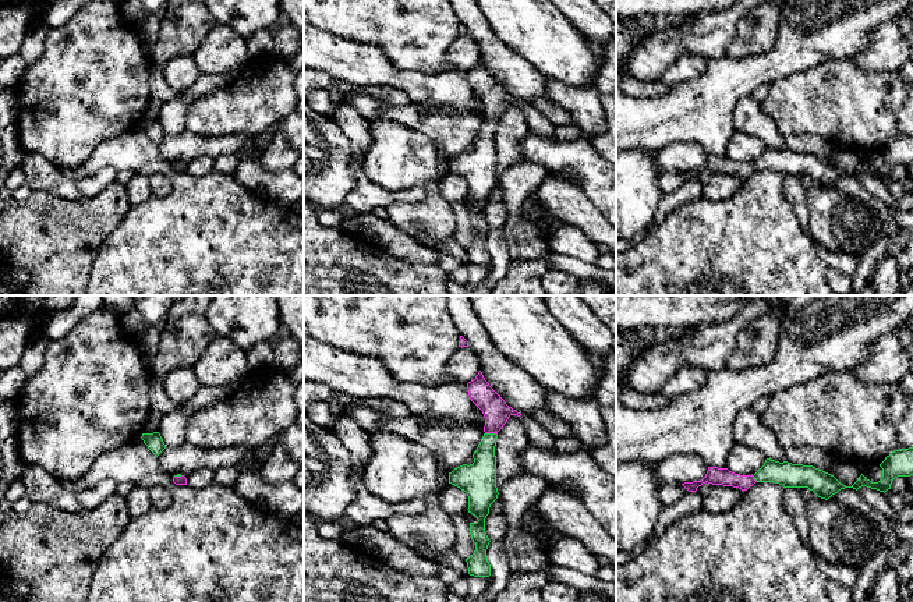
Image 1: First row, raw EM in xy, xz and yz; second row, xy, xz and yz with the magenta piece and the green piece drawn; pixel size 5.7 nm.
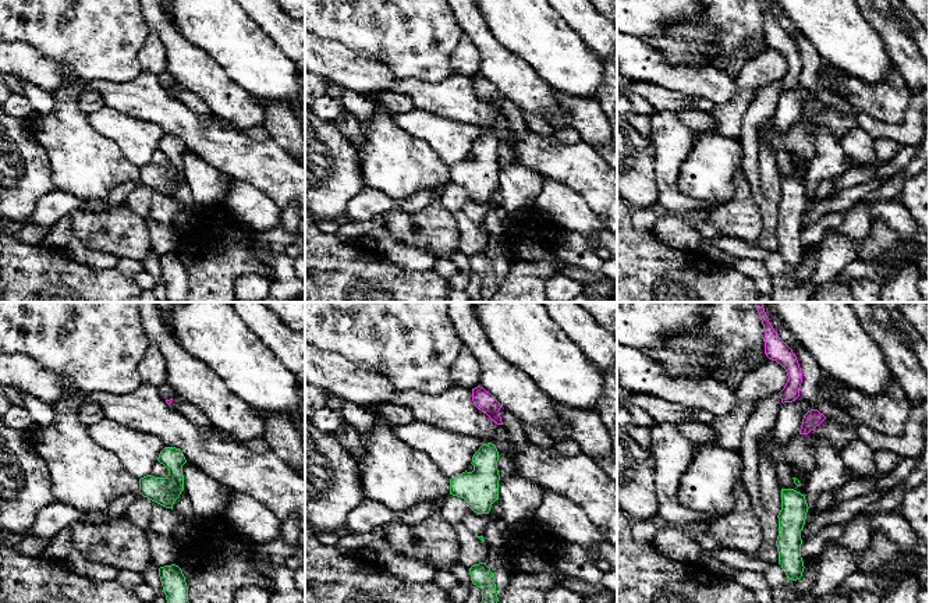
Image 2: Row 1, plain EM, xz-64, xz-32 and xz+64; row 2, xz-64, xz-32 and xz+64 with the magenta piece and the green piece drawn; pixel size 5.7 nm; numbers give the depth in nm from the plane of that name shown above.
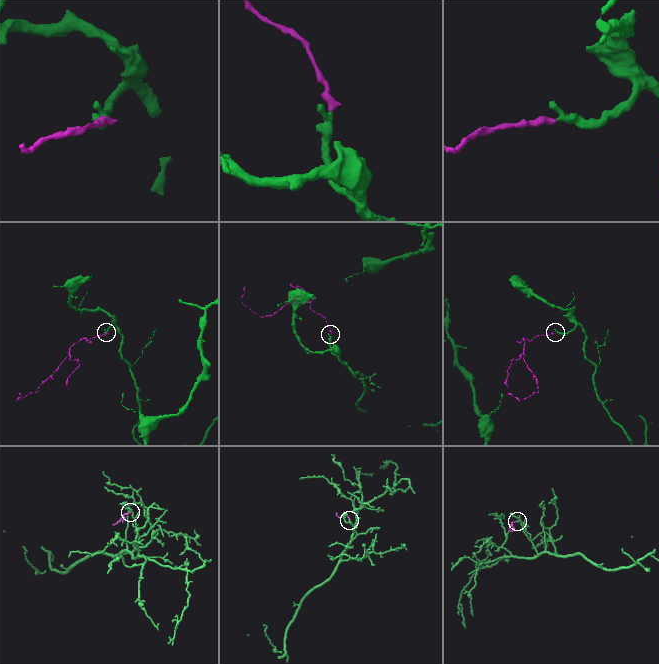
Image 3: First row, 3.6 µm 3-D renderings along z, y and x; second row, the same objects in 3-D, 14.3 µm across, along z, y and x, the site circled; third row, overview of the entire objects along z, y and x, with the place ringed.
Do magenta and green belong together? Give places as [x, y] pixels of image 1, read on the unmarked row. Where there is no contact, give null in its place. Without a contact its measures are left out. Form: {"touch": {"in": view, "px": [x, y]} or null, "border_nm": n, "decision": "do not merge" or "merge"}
{"touch": {"in": "xz", "px": [491, 120]}, "border_nm": 70, "decision": "merge"}

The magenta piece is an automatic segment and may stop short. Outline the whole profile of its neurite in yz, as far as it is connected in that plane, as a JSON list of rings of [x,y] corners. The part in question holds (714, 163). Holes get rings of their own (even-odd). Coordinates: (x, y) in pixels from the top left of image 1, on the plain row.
[[[913,135],[892,139],[880,155],[882,156],[882,166],[878,170],[871,170],[861,162],[852,174],[846,174],[834,163],[813,153],[792,152],[788,149],[779,150],[767,146],[754,163],[740,163],[728,156],[708,155],[701,169],[684,170],[682,173],[689,180],[696,180],[697,176],[705,170],[747,178],[755,170],[775,170],[783,176],[808,176],[825,188],[845,176],[857,178],[861,174],[867,174],[885,181],[891,177],[891,171],[895,166],[913,163]]]

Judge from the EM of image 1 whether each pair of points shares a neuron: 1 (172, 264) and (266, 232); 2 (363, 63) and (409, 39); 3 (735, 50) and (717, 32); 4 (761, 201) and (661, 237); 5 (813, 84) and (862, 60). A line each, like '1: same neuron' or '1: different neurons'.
1: same neuron
2: different neurons
3: different neurons
4: same neuron
5: different neurons

